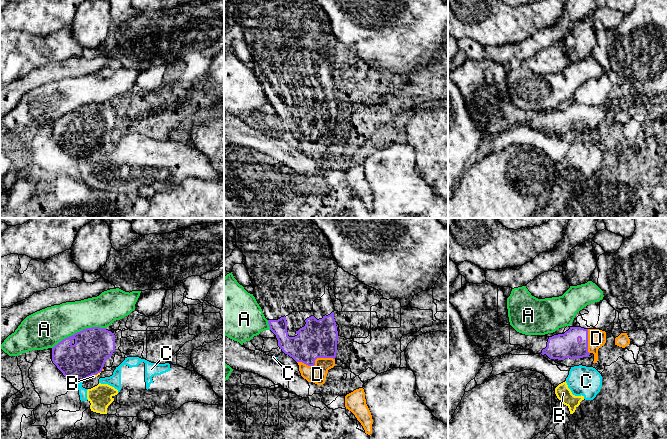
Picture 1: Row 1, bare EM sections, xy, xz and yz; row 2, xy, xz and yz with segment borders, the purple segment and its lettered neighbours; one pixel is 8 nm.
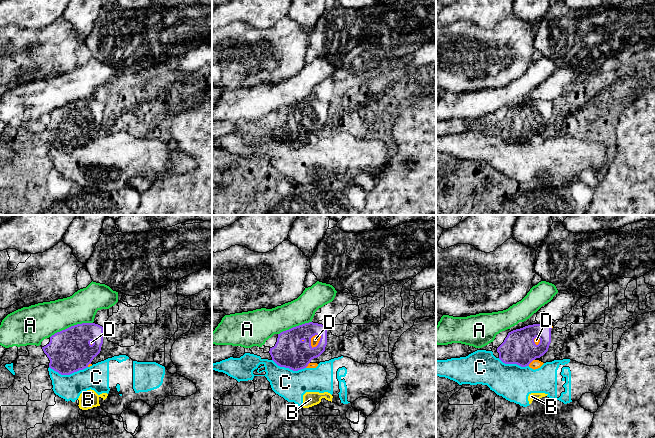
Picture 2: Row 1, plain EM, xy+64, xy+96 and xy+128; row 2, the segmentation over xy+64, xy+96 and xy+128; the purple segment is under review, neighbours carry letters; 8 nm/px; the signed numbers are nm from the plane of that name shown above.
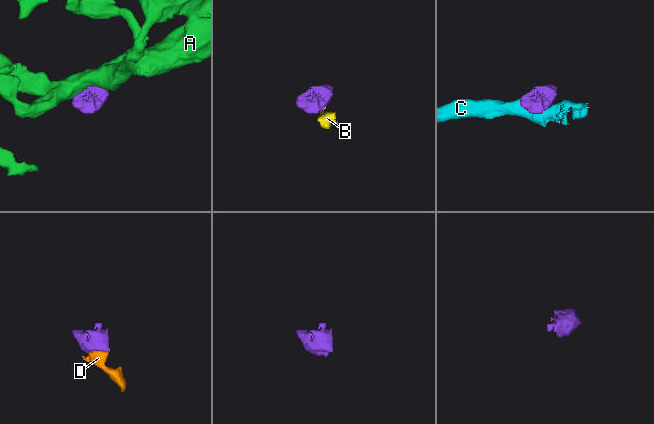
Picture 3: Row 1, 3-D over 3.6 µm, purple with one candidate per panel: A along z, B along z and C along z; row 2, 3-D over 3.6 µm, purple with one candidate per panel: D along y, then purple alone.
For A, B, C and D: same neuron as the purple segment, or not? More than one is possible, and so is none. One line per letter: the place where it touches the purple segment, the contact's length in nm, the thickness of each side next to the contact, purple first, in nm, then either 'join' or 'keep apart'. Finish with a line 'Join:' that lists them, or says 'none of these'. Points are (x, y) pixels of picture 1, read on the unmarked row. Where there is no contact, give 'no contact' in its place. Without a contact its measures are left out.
A: contact xy (78, 108); length 460 nm; calibres 300 and 300 nm; keep apart
B: contact xy (93, 150); length 130 nm; calibres 300 and 30 nm; keep apart
C: contact xy (80, 157); length 40 nm; calibres 300 and 60 nm; keep apart
D: contact xz (314, 137); length 300 nm; calibres 300 and 150 nm; join
Join: D

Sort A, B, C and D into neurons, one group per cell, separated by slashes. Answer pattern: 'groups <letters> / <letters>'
groups A / B C / D

